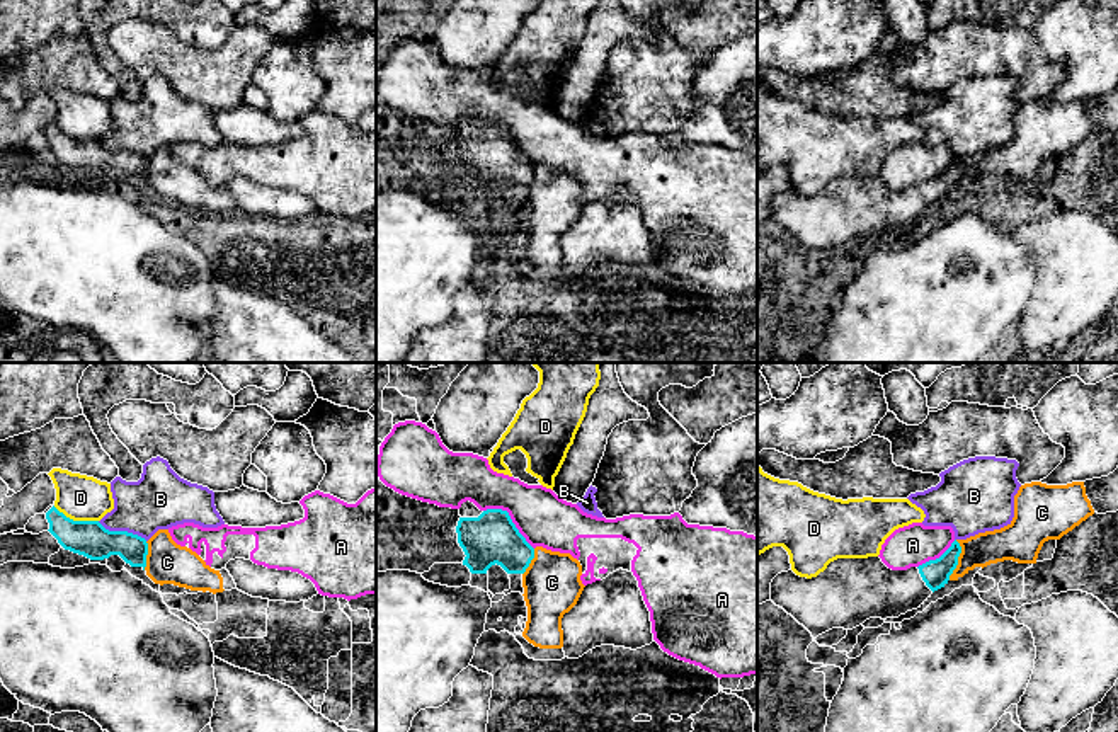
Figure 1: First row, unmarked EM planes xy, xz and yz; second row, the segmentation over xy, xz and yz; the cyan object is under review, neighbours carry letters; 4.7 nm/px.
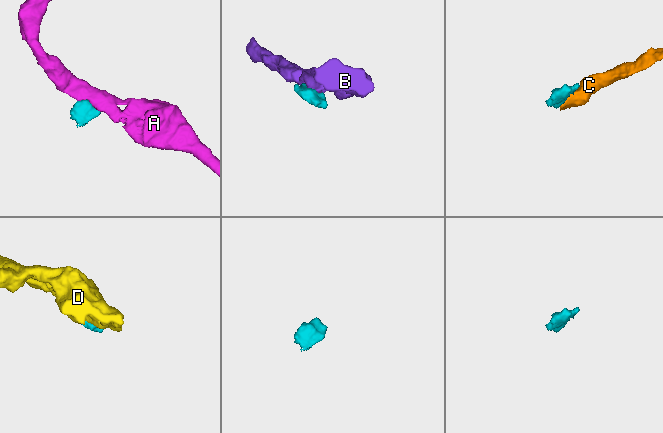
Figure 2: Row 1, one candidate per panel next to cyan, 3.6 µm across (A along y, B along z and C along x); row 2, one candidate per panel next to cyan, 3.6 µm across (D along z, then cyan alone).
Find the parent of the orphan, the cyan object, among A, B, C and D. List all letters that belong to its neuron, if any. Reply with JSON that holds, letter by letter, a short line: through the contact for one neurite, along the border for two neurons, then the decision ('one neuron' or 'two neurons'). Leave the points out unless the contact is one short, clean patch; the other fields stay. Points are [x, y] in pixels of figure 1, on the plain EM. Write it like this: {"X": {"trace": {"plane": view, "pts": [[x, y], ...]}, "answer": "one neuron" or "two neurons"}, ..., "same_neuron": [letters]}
{"A": {"trace": {"plane": "xz", "pts": [[484, 128], [504, 128], [533, 167]]}, "answer": "two neurons"}, "B": {"trace": {"plane": "xy", "pts": [[97, 140], [109, 148], [126, 148], [147, 159]]}, "answer": "two neurons"}, "C": {"trace": {"plane": "yz", "pts": [[957, 159], [960, 165], [958, 182], [948, 198]]}, "answer": "two neurons"}, "D": {"trace": {"plane": "xy", "pts": [[53, 125], [74, 138], [97, 140]]}, "answer": "two neurons"}, "same_neuron": []}

